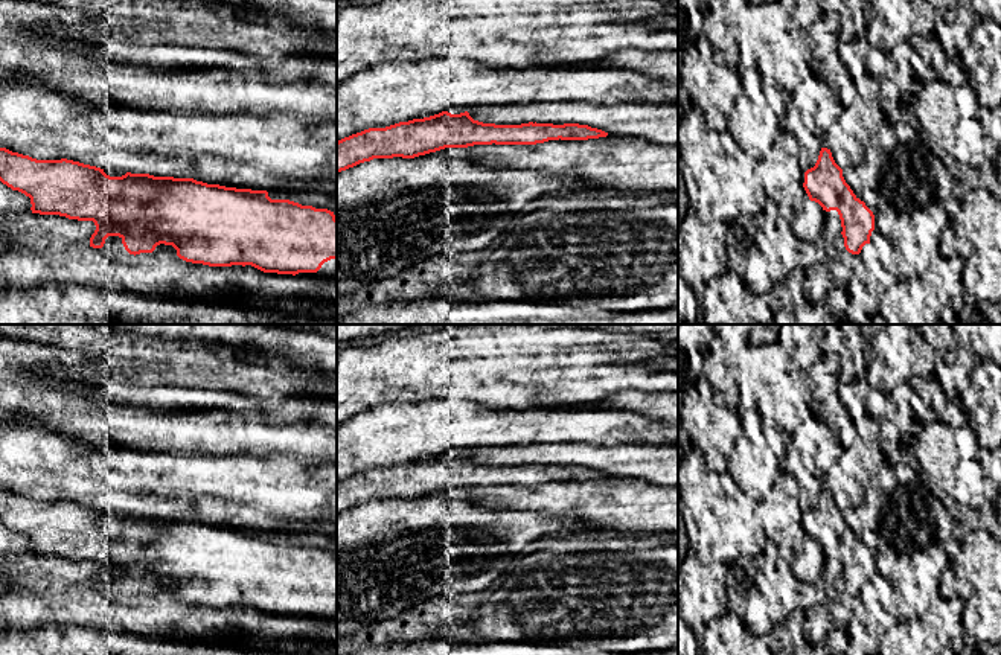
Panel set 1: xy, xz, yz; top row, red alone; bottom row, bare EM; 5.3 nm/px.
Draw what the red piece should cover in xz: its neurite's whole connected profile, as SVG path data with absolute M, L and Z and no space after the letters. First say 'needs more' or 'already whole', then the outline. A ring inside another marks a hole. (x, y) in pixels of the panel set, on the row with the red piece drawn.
already whole; M468 111L369 128L337 142L337 174L373 158L414 158L445 148L474 145L536 145L548 140L588 140L608 133L579 123L495 125L474 120Z

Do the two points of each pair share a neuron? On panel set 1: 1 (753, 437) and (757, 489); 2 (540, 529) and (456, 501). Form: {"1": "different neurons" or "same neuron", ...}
{"1": "same neuron", "2": "same neuron"}

